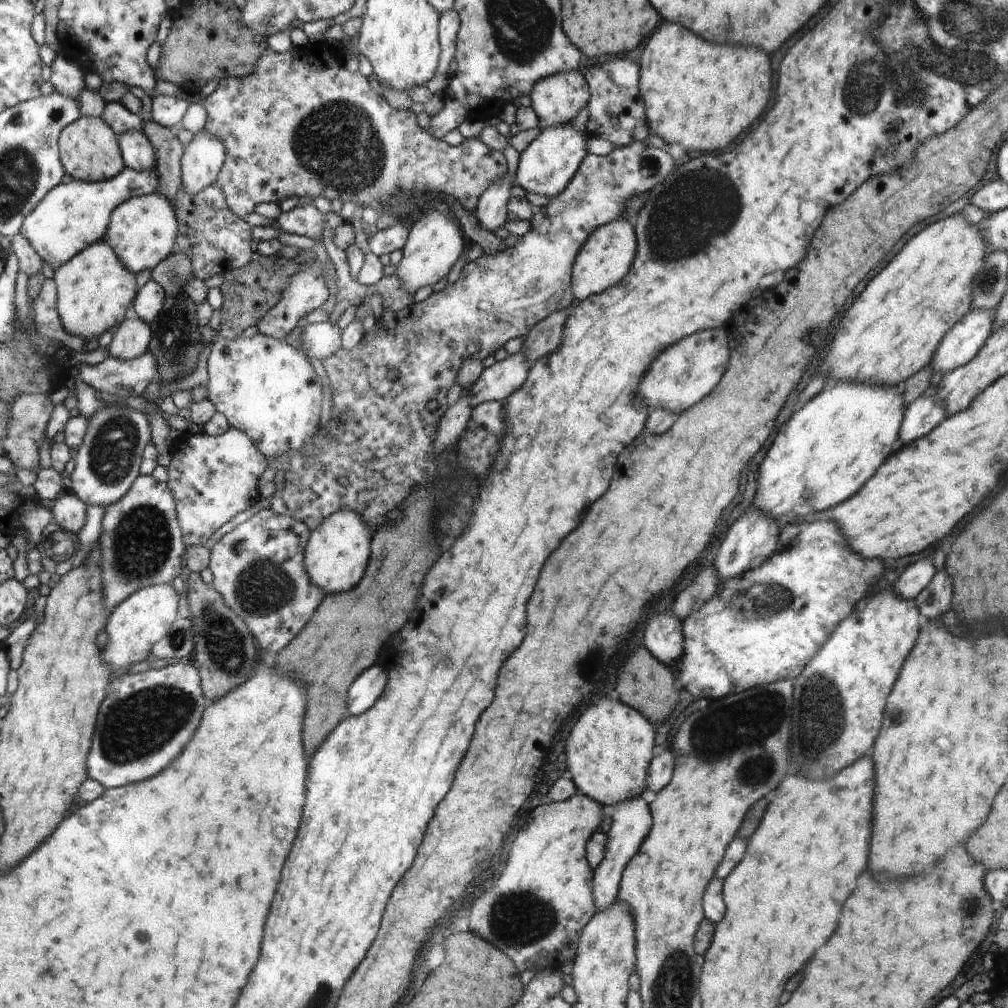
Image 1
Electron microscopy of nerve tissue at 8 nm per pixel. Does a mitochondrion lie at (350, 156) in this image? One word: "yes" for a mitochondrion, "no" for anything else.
yes

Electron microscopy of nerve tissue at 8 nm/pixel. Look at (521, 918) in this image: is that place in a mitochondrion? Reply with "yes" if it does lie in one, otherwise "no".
yes

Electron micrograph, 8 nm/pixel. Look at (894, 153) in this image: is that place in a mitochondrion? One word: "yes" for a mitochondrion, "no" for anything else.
yes

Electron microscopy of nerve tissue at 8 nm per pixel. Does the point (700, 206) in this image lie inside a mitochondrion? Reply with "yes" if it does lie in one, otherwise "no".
yes

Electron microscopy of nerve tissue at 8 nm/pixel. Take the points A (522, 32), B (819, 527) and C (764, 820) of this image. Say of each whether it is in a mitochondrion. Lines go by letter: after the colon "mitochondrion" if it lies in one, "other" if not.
A: mitochondrion
B: other
C: other

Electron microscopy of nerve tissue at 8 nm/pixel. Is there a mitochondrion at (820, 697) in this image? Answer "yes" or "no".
yes

